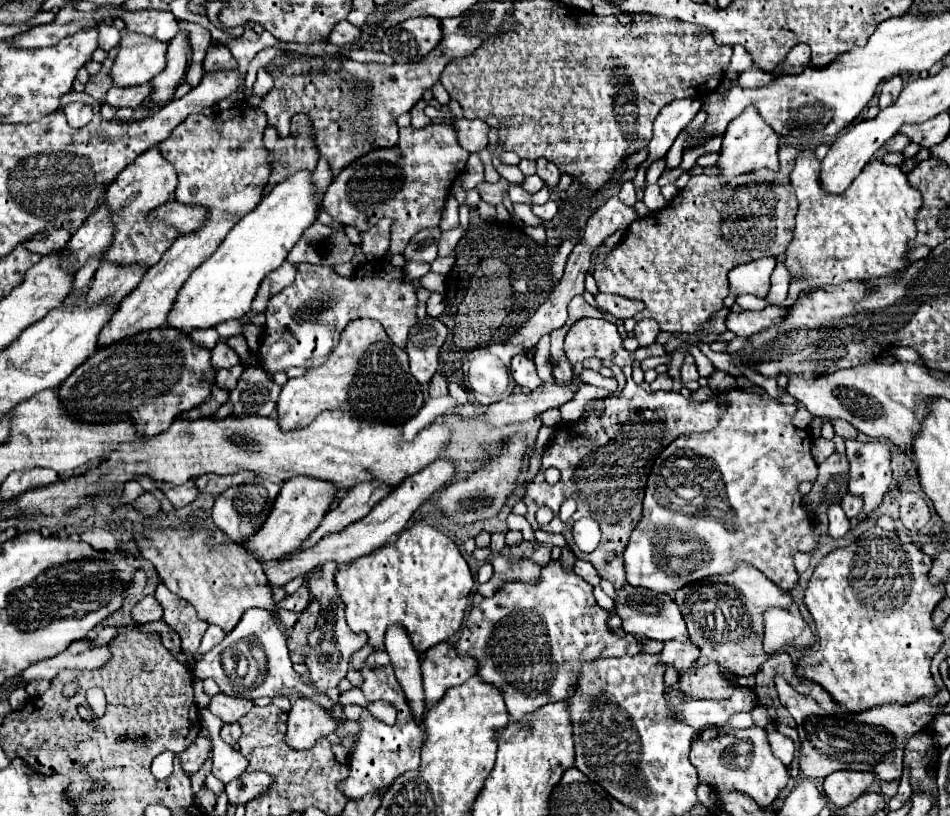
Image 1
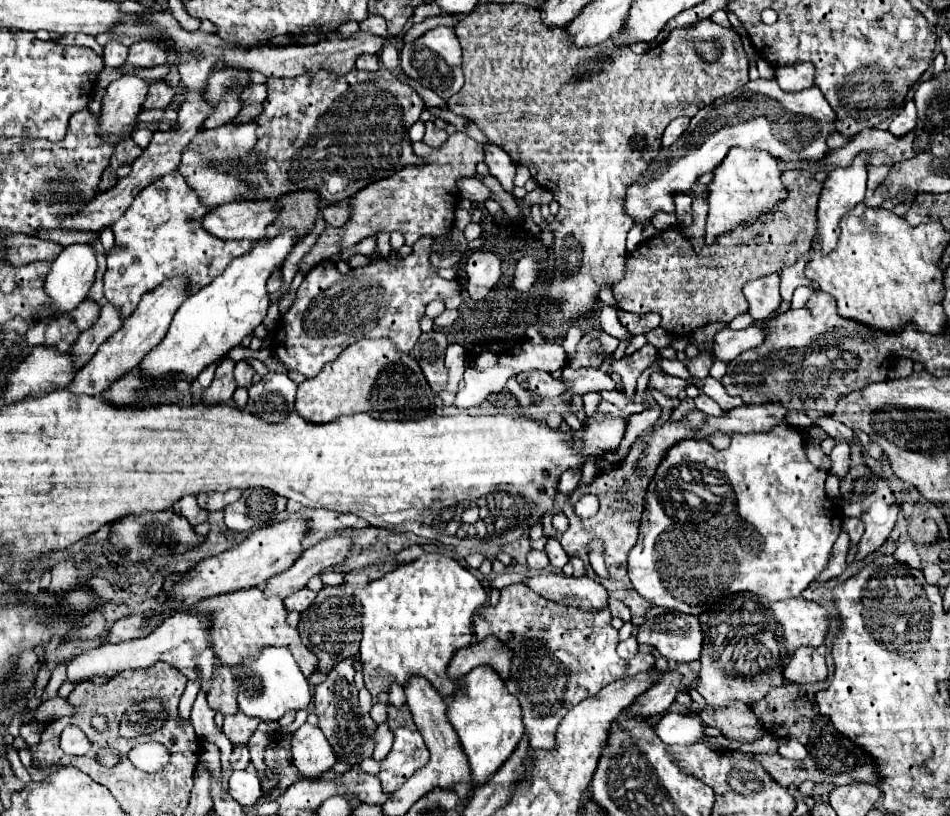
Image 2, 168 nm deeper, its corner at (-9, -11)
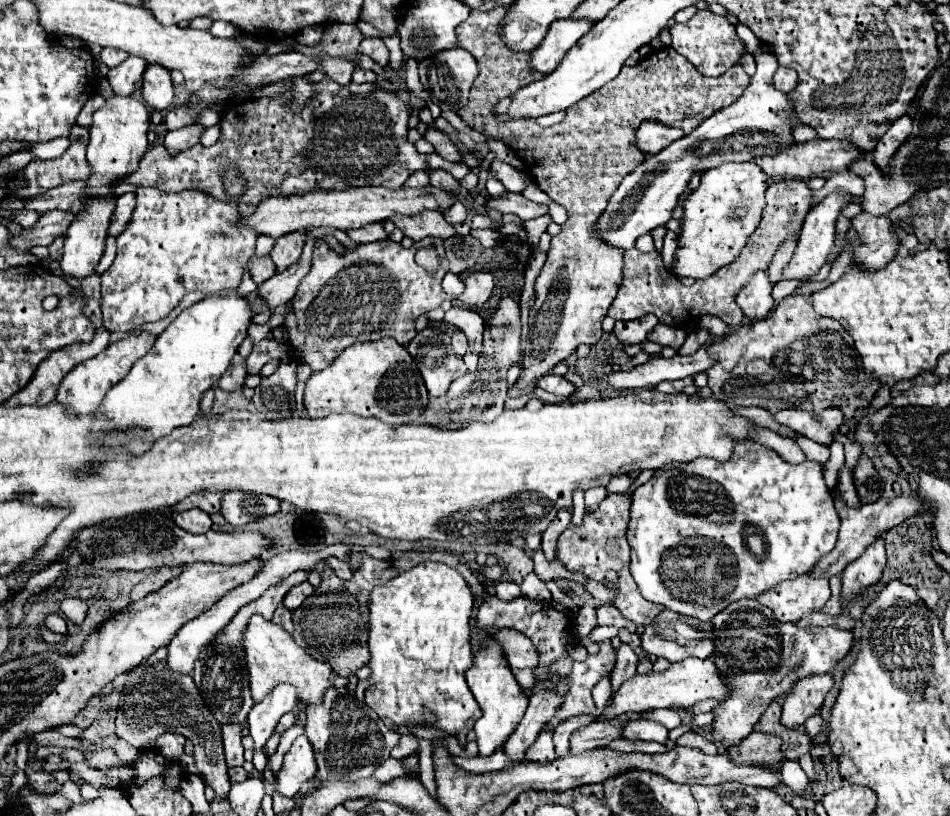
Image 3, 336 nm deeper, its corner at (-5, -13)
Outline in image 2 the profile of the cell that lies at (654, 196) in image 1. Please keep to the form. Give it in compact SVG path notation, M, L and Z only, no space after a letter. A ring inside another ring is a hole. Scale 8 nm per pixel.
M757 79L757 81L749 81L743 89L737 89L721 99L717 99L713 105L701 109L689 123L687 131L667 149L661 147L659 155L657 155L657 163L653 161L639 177L633 185L627 187L625 193L625 213L633 219L633 227L629 231L629 253L633 249L637 249L641 245L641 233L643 233L643 223L651 221L659 211L665 213L673 213L675 205L671 201L671 197L675 197L677 193L687 193L689 187L697 181L697 177L701 177L703 173L713 171L727 155L727 151L731 147L743 147L743 149L761 149L771 153L775 159L781 161L803 161L803 159L813 159L819 161L825 157L827 153L827 145L825 139L835 131L833 127L835 123L835 113L829 107L829 103L825 101L823 93L817 93L815 87L809 87L805 91L797 91L797 93L785 93L775 79Z

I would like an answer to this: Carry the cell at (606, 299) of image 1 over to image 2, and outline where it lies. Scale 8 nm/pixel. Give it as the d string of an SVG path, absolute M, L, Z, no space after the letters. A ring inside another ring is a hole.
M617 311L617 317L621 325L631 333L631 335L645 335L651 329L659 327L659 317L657 313L647 313L647 315L631 315L625 311Z

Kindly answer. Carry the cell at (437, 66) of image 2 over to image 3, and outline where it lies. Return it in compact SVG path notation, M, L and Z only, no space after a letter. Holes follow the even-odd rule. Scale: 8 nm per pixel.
M455 47L455 49L449 49L449 51L439 51L437 55L431 55L429 59L419 61L417 67L419 67L421 85L429 93L429 99L435 105L439 105L443 111L447 111L447 109L457 111L467 103L469 89L473 85L473 79L479 73L473 55L469 51L465 51L465 49L461 49L461 47Z

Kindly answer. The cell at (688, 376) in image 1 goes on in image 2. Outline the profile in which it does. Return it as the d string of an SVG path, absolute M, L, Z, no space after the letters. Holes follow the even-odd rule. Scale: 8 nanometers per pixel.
M699 353L697 357L687 359L685 365L687 365L687 369L689 369L689 373L693 377L705 379L705 377L709 377L709 369L713 365L713 357L711 357L711 353Z

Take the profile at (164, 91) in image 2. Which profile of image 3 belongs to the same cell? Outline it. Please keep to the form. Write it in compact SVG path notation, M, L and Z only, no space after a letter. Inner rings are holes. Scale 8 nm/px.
M149 65L143 75L143 99L155 111L167 111L173 101L173 83L169 71L161 65Z

